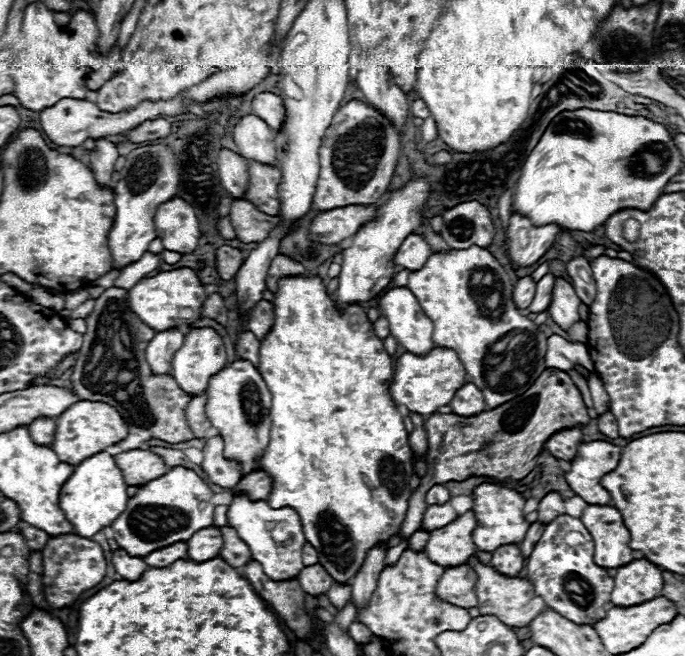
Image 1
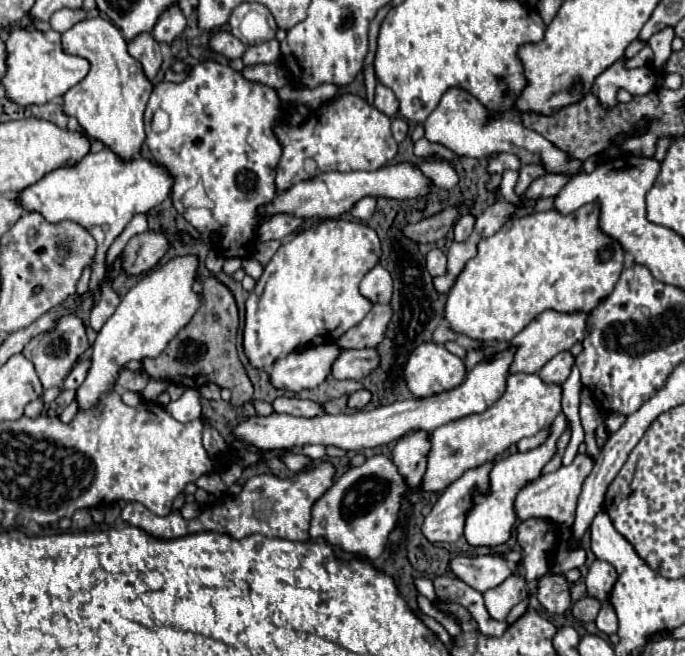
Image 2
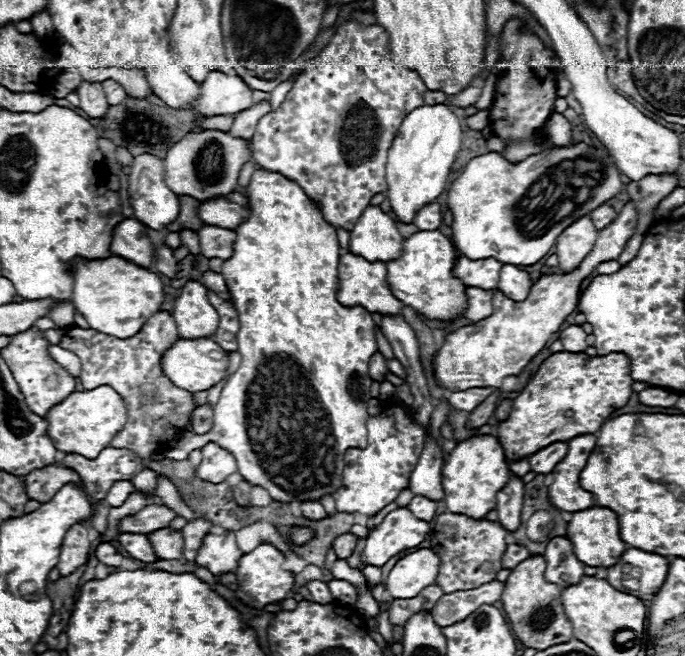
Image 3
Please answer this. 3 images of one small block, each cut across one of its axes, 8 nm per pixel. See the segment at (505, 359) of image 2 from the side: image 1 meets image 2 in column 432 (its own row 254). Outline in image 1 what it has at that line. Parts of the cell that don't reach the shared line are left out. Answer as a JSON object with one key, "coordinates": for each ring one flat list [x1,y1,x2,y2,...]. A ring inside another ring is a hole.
{"coordinates":[[410,234,410,238,406,238,406,242,402,242,402,246,398,248,396,256,394,256,394,264,404,268,404,270,420,270,428,256,430,256,432,248,430,244,418,236,418,234]]}

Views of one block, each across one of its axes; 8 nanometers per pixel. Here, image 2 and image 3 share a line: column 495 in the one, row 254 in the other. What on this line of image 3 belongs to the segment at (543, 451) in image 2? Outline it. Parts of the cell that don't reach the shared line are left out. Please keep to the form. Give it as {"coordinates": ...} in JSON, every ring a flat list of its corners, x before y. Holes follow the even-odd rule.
{"coordinates":[[584,142,546,148,516,164,498,152,472,158,448,190,448,208,454,216,452,242,472,260,492,256,514,266,536,264,550,252,562,230,618,196,620,176,606,148]]}

